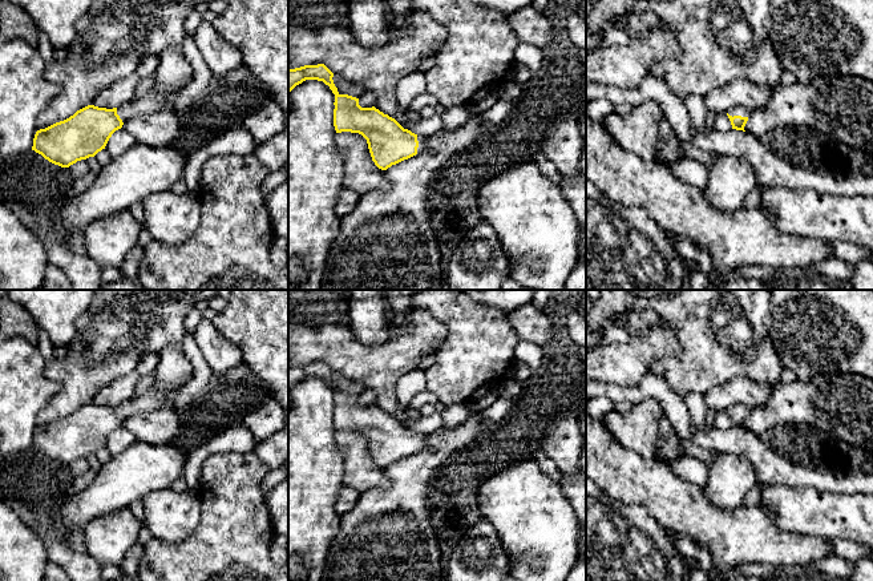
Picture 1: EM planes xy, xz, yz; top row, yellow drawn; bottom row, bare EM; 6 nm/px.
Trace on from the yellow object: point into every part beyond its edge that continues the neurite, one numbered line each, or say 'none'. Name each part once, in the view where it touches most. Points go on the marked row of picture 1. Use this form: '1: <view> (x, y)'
1: yz (738, 111)

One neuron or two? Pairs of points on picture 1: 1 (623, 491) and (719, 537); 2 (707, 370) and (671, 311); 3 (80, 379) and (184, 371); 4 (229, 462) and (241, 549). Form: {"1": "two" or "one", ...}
{"1": "one", "2": "one", "3": "two", "4": "one"}

